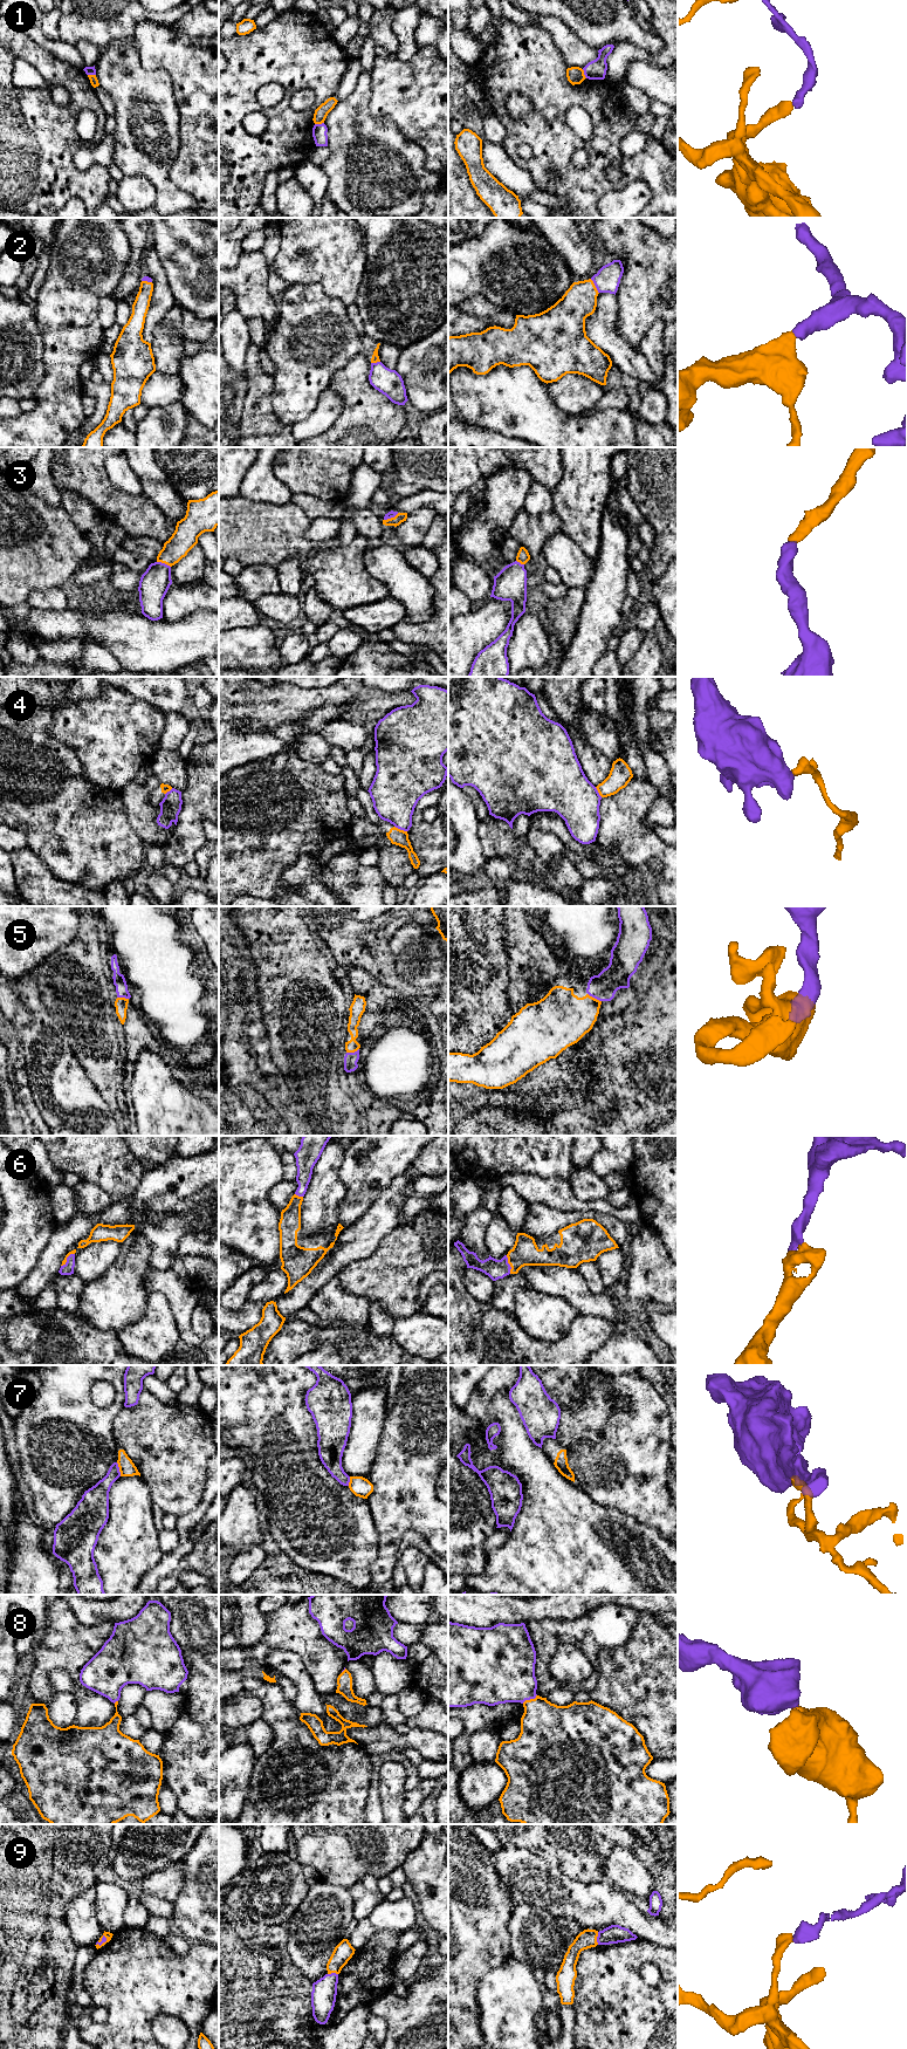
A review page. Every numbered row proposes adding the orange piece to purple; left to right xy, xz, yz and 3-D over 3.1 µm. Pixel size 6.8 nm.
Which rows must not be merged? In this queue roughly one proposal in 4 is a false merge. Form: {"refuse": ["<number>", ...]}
{"refuse": ["1", "4", "7", "9"]}

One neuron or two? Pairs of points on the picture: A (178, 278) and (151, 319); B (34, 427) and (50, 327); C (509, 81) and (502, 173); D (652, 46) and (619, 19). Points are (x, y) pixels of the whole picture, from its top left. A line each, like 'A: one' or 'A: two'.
A: two
B: one
C: two
D: one

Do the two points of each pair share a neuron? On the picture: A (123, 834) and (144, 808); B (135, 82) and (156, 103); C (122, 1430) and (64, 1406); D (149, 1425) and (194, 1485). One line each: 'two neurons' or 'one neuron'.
A: two neurons
B: one neuron
C: two neurons
D: one neuron

